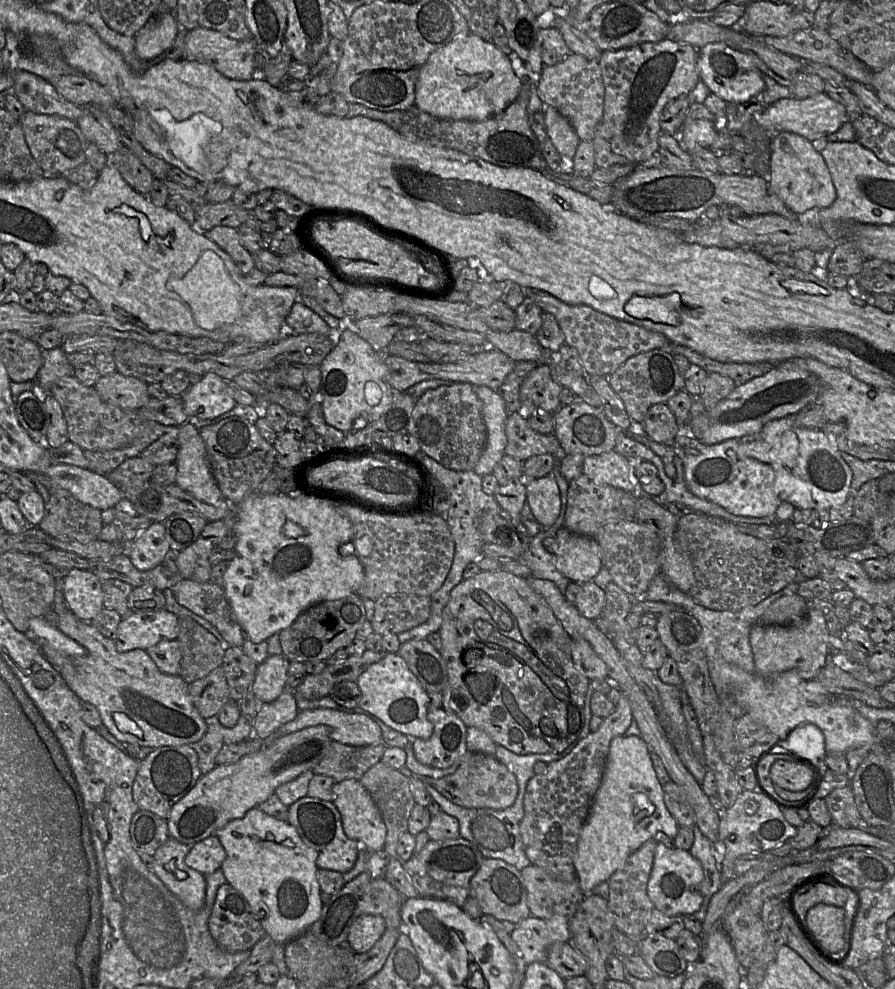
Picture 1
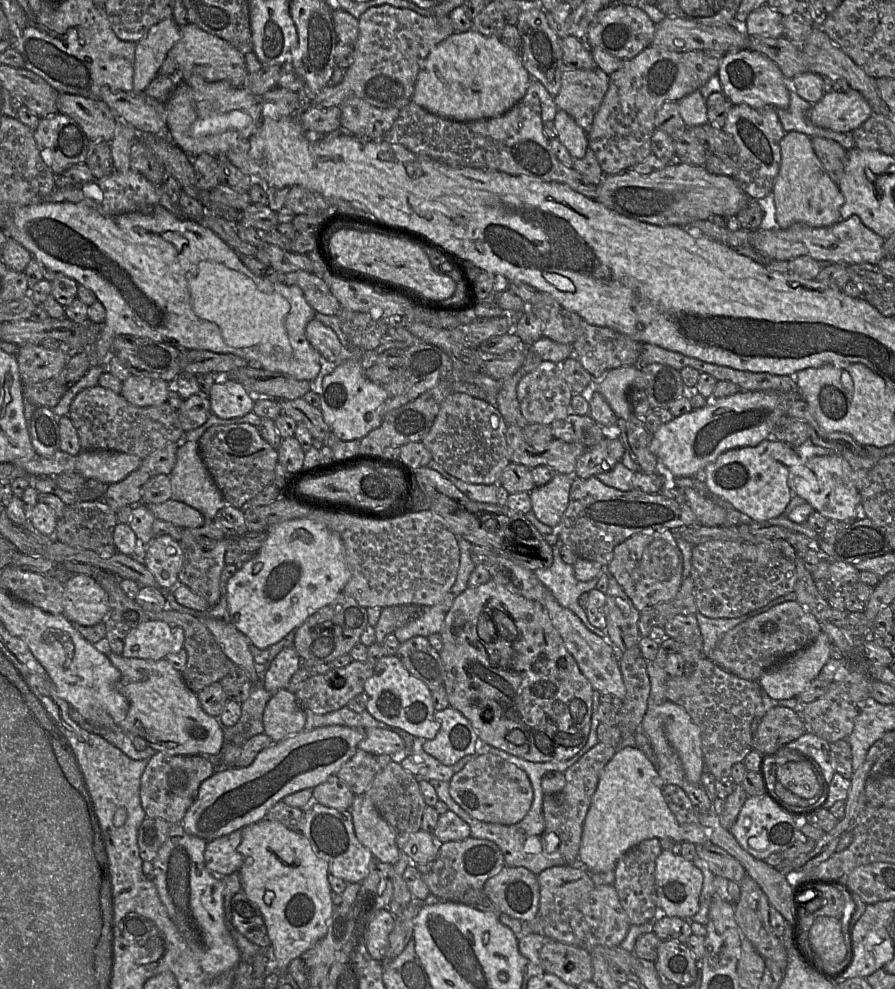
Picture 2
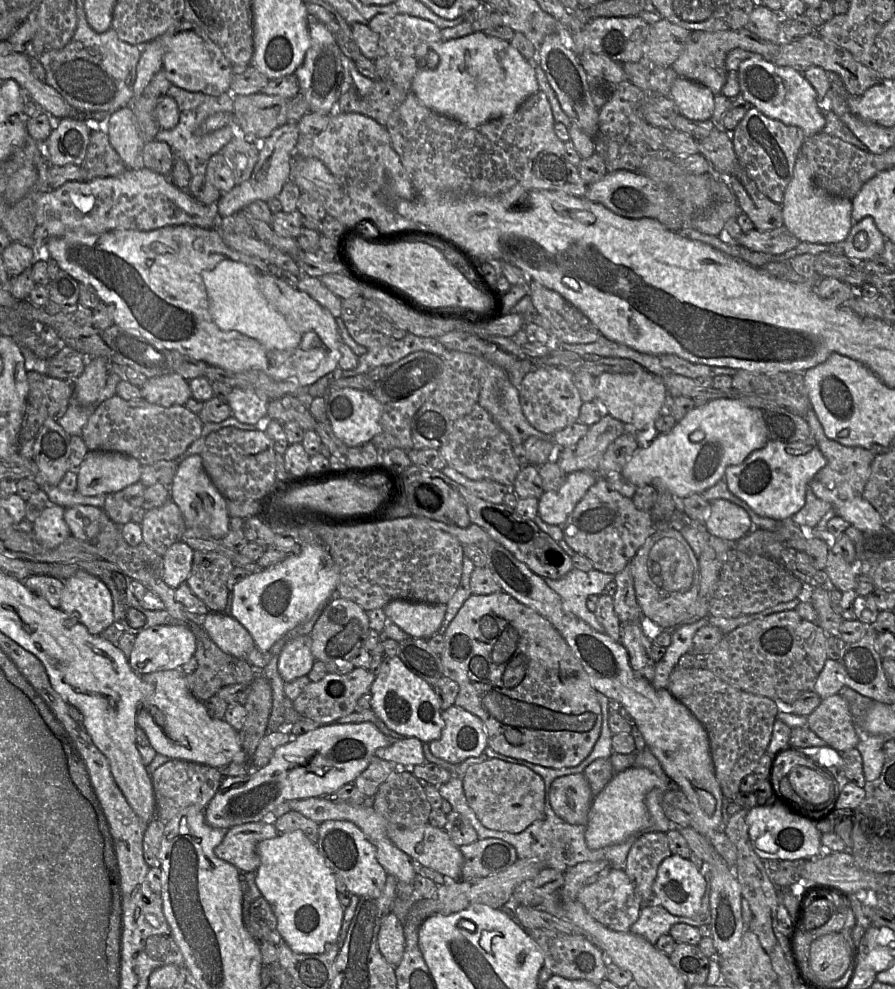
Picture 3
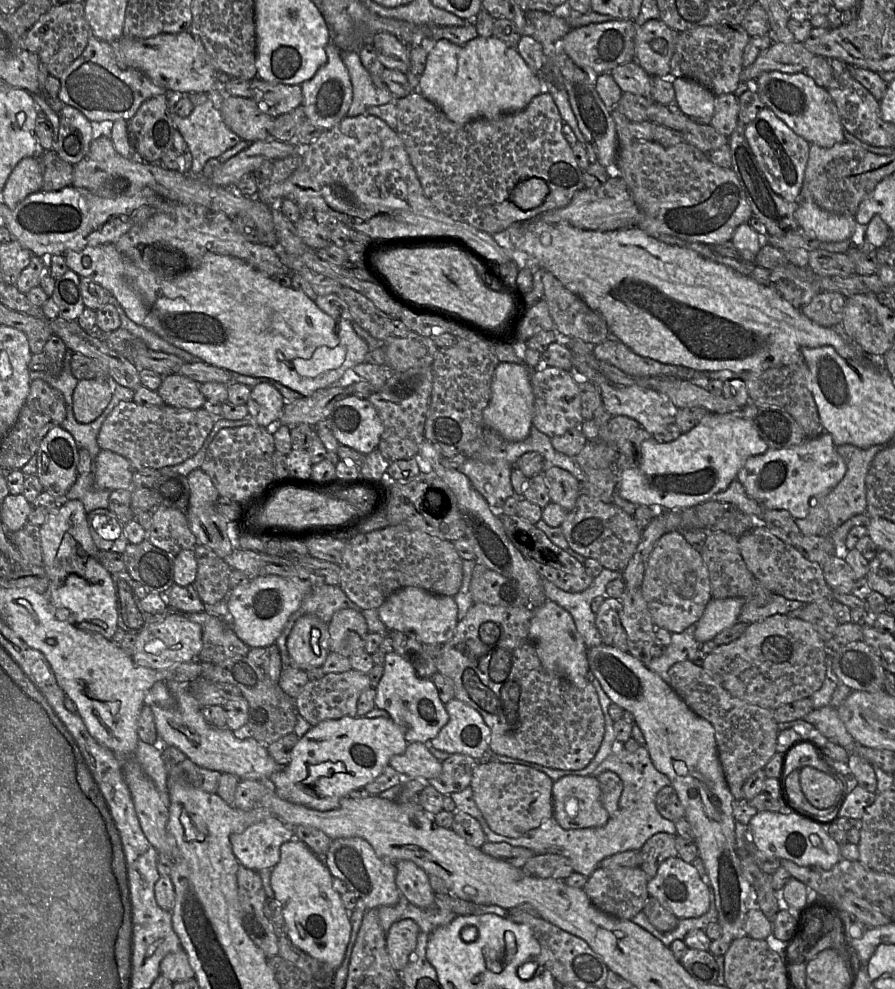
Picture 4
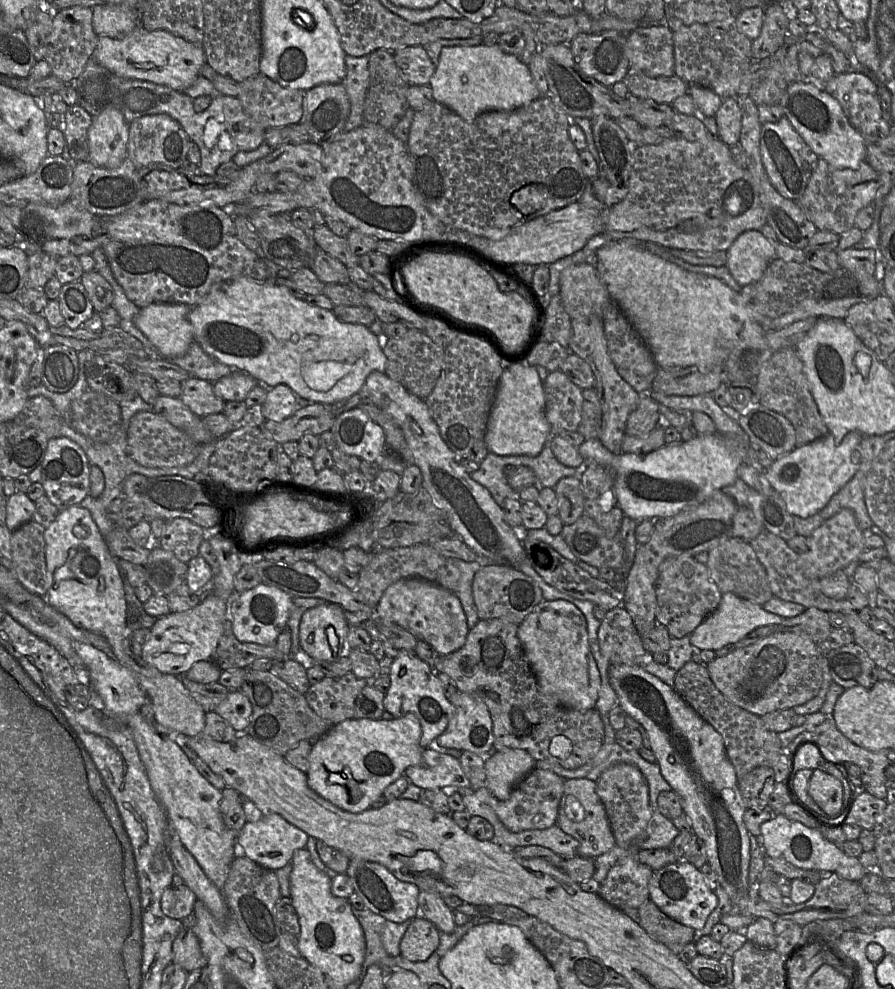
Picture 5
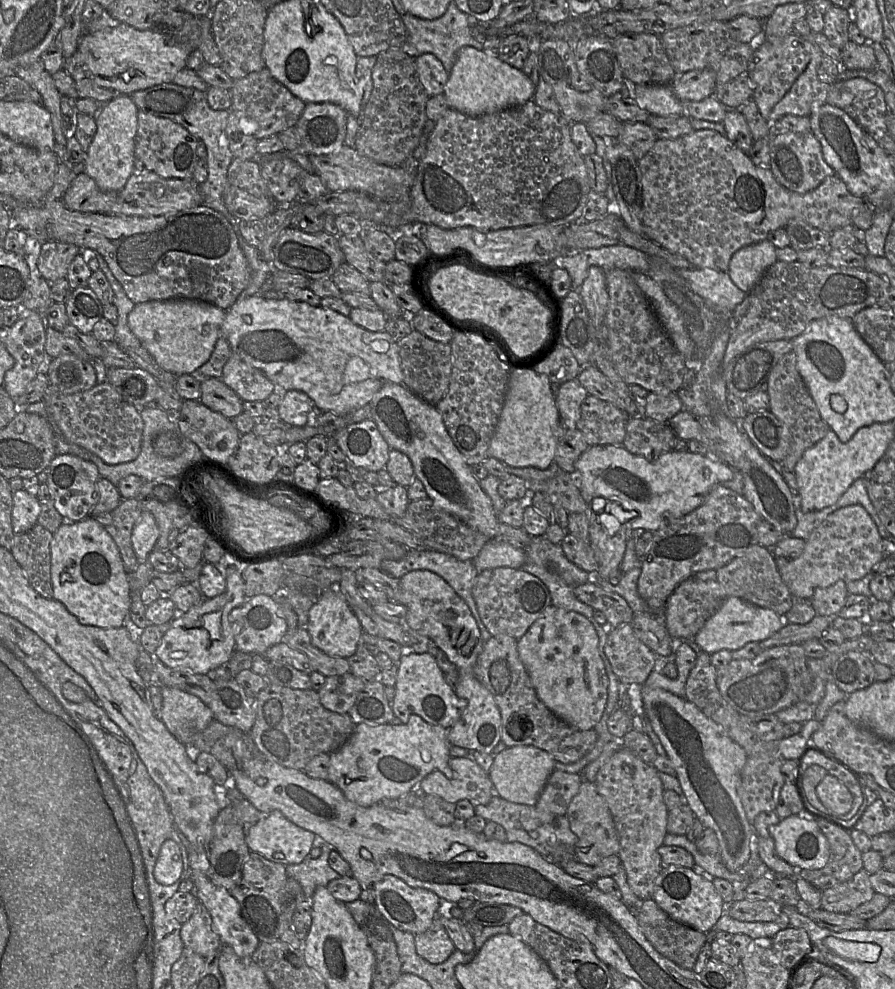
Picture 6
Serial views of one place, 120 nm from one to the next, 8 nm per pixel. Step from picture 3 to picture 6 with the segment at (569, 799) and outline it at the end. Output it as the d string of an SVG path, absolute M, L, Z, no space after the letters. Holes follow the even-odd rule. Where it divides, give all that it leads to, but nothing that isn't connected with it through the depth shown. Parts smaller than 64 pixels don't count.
M582 782L578 793L569 804L566 817L571 831L578 838L574 846L575 862L594 867L605 858L618 855L620 843L617 830L610 810L594 783Z

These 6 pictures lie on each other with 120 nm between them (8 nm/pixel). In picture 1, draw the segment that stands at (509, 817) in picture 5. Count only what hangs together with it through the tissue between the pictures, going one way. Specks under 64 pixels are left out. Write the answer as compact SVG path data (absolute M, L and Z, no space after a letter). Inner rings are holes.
M473 754L453 774L441 779L425 777L424 782L430 783L448 800L464 808L504 810L511 807L518 796L515 775L494 756L485 754Z

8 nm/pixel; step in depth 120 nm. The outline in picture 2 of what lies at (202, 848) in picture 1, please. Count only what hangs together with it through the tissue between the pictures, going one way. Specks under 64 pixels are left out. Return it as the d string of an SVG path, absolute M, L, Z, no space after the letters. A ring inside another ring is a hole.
M237 830L208 841L204 851L206 867L220 876L238 871L243 862L237 850L241 840L242 830Z

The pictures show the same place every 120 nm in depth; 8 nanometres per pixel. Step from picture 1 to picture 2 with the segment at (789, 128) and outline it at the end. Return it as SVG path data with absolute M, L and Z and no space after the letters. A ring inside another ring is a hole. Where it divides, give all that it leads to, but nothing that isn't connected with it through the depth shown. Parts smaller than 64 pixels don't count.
M856 90L824 93L809 110L815 126L835 132L854 131L872 114L871 106Z

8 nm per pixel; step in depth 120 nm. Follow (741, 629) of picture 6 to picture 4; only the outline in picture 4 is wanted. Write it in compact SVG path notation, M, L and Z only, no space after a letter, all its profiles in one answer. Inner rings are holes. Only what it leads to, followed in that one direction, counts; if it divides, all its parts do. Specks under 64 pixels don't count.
M742 598L712 599L696 624L696 641L700 644L711 641L720 632L735 625L746 602Z

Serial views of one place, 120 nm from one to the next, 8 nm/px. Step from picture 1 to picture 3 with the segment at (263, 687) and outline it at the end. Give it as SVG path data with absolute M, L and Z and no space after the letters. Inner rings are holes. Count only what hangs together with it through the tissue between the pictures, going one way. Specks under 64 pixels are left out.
M303 635L288 641L278 659L278 672L284 682L308 675L315 659L311 653L310 635Z

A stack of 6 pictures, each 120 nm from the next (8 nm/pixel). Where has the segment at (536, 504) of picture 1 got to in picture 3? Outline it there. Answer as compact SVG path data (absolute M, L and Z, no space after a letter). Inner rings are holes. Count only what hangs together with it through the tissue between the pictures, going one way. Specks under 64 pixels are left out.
M595 472L567 474L558 490L544 491L538 499L538 516L547 524L561 526L598 478Z

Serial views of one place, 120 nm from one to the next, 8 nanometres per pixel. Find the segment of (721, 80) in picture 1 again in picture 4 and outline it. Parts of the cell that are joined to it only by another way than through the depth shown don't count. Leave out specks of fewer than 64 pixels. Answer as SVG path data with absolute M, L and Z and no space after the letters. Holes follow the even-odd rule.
M769 71L761 74L752 87L767 108L810 144L830 148L846 141L838 109L830 94L826 88L818 86L805 72L788 74Z

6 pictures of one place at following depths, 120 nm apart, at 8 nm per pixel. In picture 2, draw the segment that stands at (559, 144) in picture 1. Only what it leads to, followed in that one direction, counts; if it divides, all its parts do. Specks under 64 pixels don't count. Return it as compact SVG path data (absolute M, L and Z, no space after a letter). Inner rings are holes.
M558 109L553 122L556 138L568 149L571 156L575 159L584 157L589 147L587 133L561 109Z

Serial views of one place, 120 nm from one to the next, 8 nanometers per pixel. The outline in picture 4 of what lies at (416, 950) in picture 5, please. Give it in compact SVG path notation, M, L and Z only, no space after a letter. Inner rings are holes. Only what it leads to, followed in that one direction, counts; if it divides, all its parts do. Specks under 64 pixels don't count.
M411 919L399 920L392 924L385 935L386 949L393 967L400 972L411 959L417 938L419 926Z

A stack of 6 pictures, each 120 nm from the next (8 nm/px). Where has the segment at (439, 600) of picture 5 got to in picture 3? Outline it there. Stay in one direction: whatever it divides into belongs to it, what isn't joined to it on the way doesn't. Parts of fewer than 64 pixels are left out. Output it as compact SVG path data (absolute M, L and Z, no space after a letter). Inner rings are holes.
M392 600L384 606L388 621L411 637L429 639L437 633L446 613L446 604Z

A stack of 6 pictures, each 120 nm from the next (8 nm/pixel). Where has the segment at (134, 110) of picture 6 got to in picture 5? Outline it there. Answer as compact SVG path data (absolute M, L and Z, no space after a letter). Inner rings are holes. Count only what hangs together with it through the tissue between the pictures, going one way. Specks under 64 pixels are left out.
M103 110L94 117L88 130L89 154L87 160L95 166L117 168L128 158L129 124L121 111Z

